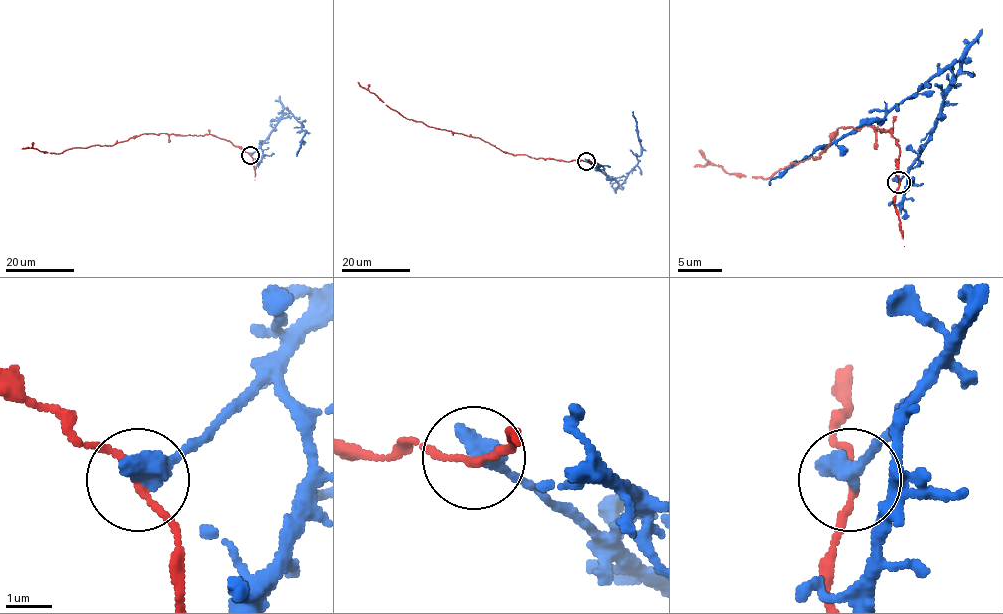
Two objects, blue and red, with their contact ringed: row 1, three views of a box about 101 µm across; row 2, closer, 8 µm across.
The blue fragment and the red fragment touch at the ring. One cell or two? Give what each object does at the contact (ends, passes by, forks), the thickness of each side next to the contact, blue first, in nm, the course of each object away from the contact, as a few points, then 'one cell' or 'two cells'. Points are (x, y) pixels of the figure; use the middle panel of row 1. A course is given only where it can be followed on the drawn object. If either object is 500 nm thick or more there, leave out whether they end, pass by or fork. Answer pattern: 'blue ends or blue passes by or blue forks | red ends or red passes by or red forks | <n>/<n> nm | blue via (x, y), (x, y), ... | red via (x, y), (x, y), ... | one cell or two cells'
550/150 nm | blue via (586, 161), (618, 184), (622, 183), (641, 154), (632, 111) | red via (586, 161), (511, 154), (478, 137), (427, 126), (420, 121), (408, 119), (357, 82) | one cell

